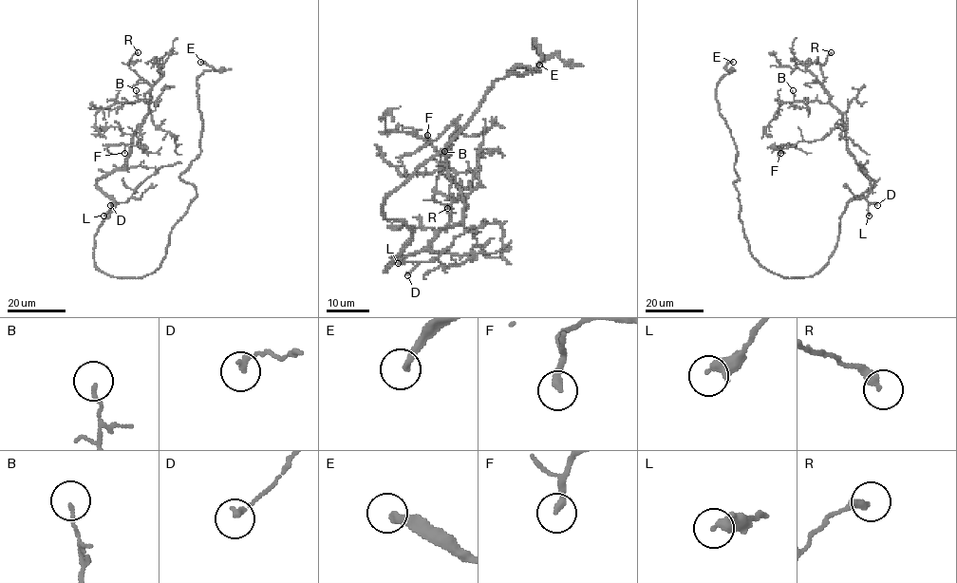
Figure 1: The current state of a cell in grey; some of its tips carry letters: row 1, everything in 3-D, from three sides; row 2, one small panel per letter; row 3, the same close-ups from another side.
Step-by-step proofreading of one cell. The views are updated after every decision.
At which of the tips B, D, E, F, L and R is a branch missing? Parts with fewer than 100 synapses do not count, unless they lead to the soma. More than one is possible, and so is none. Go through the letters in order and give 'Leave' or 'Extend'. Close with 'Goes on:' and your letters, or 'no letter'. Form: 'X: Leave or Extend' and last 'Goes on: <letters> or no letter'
B: Leave
D: Leave
E: Extend
F: Leave
L: Leave
R: Leave
Goes on: E

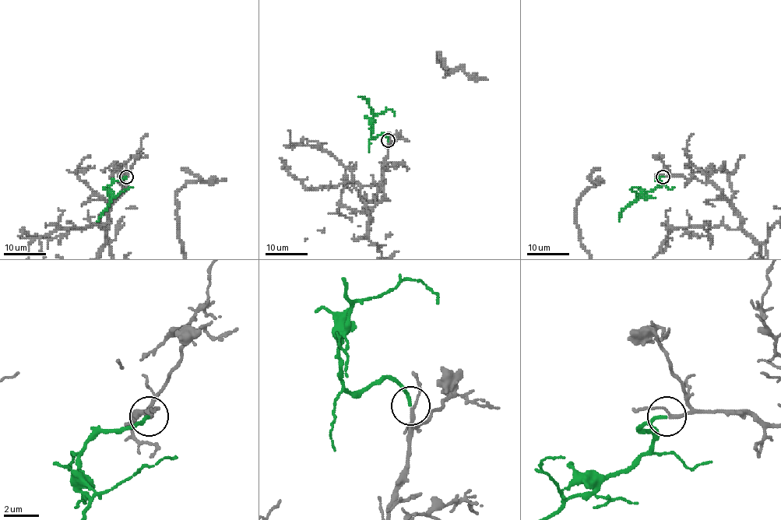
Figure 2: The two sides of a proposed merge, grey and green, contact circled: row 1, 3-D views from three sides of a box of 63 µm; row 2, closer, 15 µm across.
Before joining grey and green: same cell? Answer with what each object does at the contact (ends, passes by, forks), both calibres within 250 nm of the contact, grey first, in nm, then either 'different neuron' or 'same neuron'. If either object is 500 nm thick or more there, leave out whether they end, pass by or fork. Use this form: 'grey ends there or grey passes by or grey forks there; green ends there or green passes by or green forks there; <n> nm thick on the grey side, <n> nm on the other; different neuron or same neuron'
grey passes by; green ends there; 170 nm thick on the grey side, 180 nm on the other; same neuron

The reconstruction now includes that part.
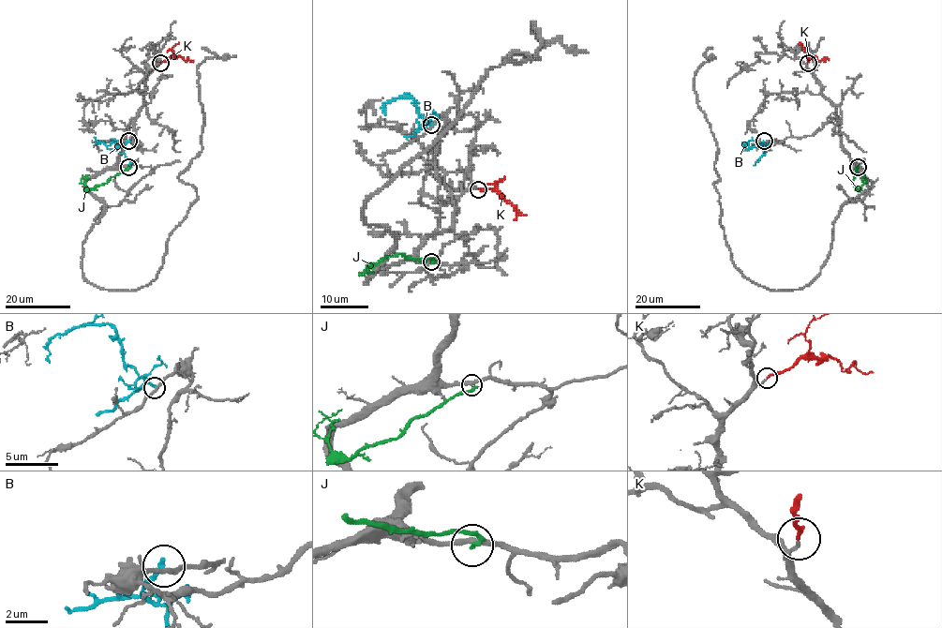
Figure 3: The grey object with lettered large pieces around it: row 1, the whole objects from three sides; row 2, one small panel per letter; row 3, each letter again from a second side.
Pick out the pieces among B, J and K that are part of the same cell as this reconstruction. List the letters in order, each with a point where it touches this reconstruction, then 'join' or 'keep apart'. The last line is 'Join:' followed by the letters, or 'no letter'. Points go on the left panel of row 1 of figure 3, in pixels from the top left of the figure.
B: (128, 141) | keep apart
J: (128, 167) | keep apart
K: (160, 63) | join
Join: K

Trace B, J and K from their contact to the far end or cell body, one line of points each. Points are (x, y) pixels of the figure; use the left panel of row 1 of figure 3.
B: (128, 141), (116, 150), (96, 141), (97, 144)
J: (128, 167), (91, 189), (80, 181), (88, 174)
K: (160, 63), (181, 56), (184, 61), (187, 58), (185, 61)

